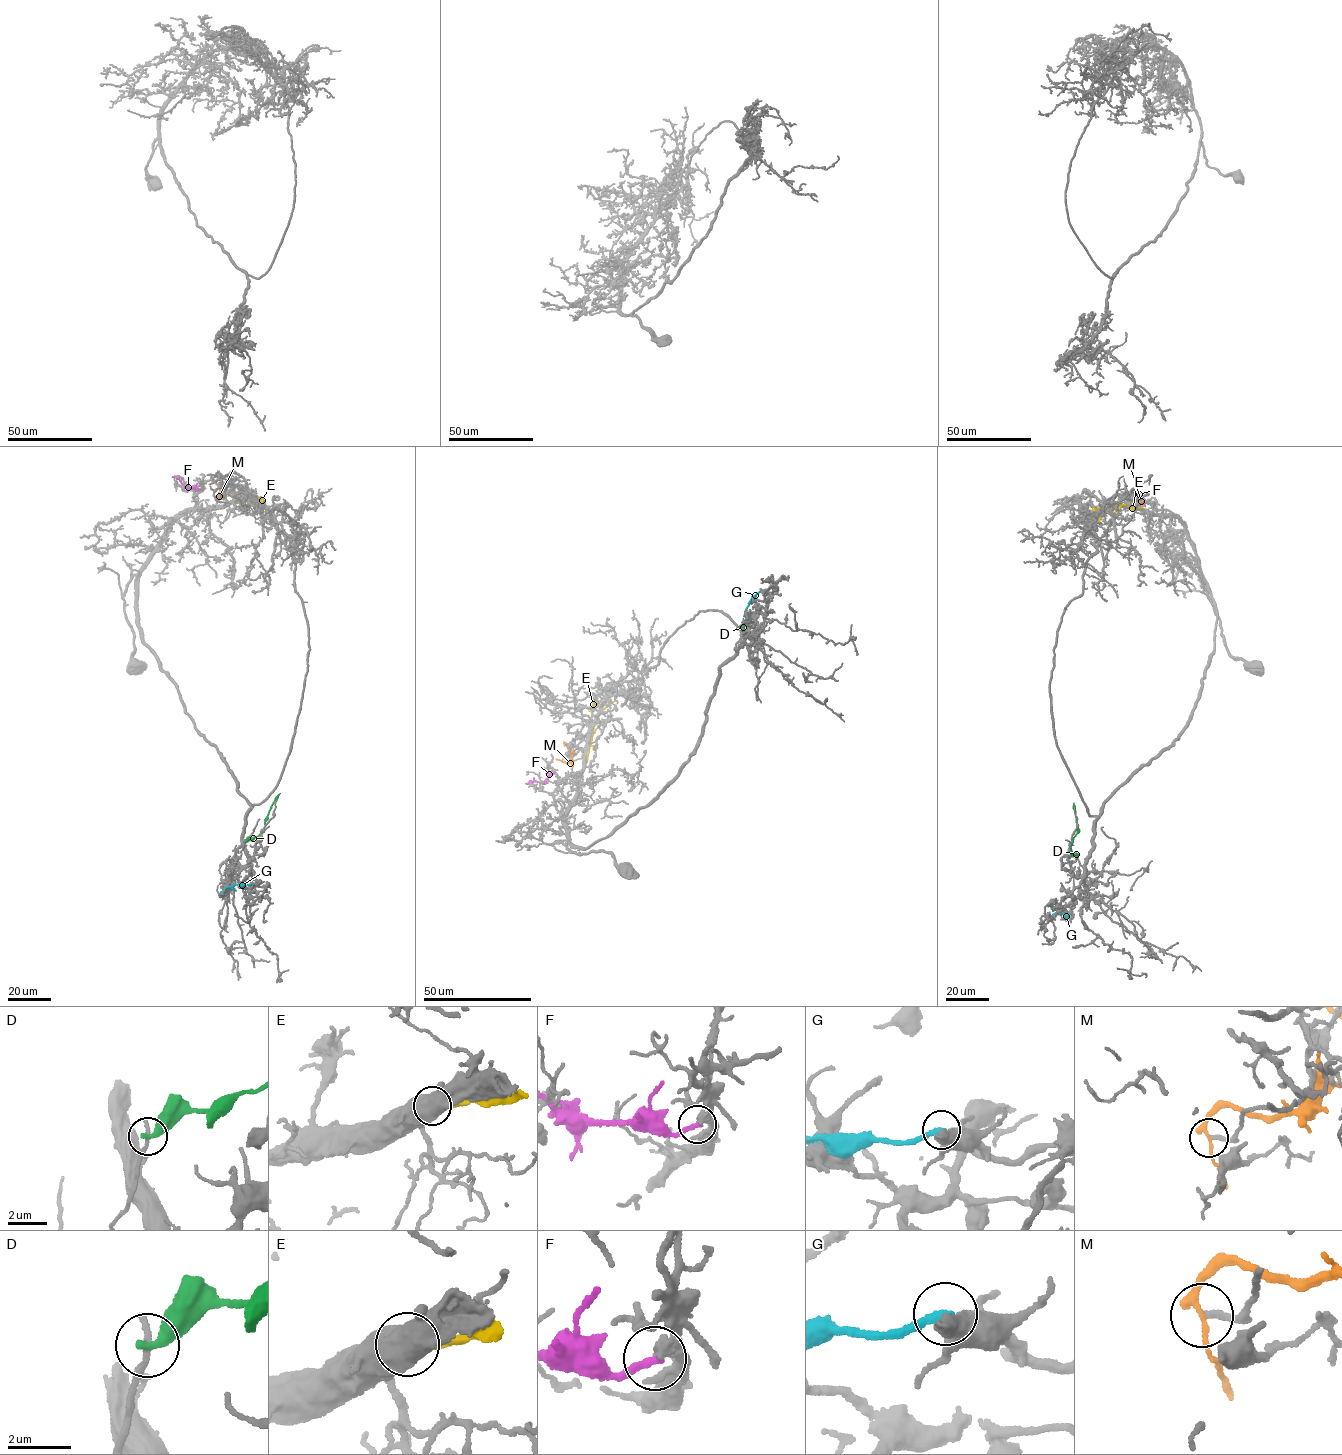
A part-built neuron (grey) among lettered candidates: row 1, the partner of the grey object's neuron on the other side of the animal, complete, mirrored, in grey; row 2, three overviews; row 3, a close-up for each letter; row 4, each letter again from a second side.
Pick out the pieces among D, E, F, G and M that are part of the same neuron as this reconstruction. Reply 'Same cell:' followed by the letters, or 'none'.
Same cell: none

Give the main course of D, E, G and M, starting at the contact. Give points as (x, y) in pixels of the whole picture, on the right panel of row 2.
D: (1077, 858), (1070, 847), (1078, 828), (1073, 803)
E: (1143, 508), (1113, 503), (1099, 523)
G: (1049, 904), (1069, 917), (1070, 913)
M: (1116, 508), (1118, 504), (1136, 502), (1135, 496), (1127, 492)

